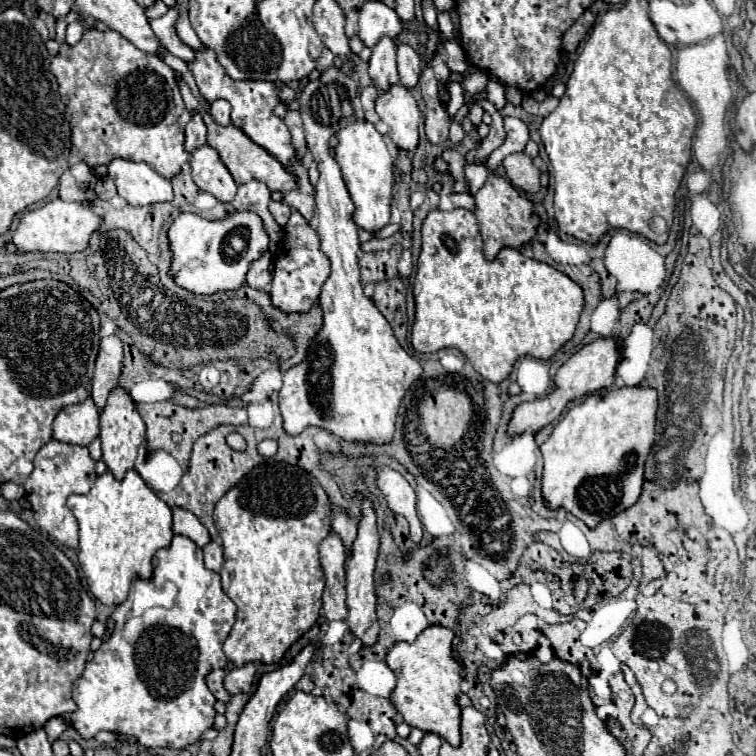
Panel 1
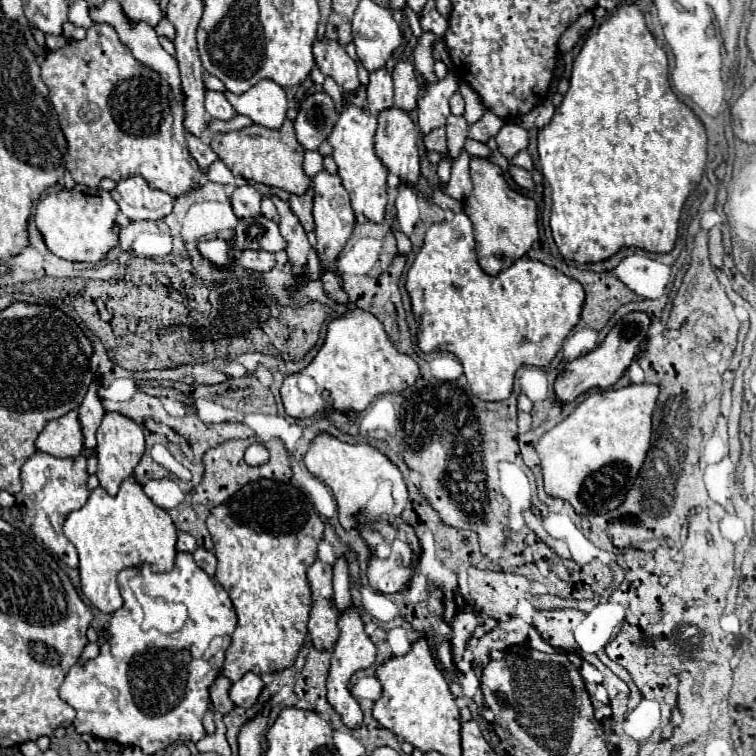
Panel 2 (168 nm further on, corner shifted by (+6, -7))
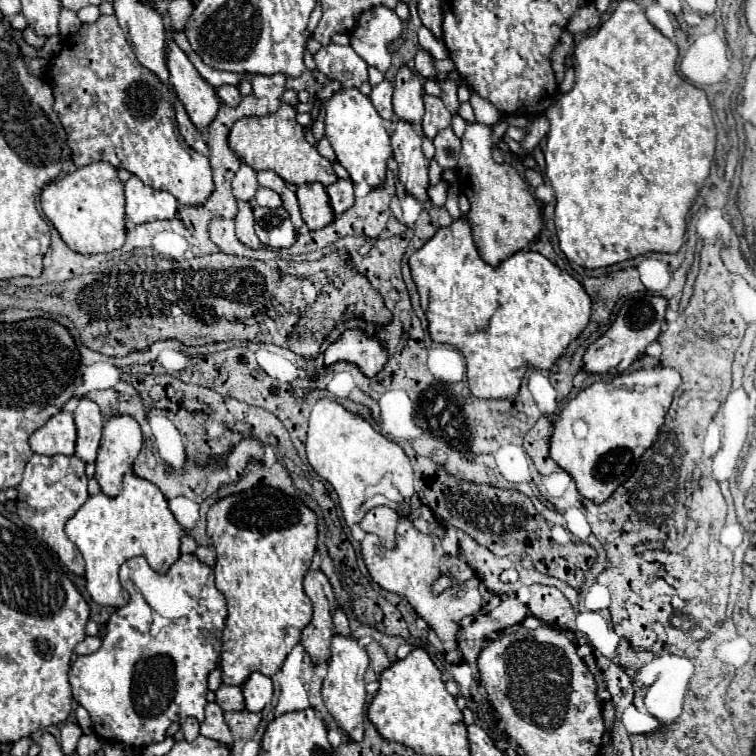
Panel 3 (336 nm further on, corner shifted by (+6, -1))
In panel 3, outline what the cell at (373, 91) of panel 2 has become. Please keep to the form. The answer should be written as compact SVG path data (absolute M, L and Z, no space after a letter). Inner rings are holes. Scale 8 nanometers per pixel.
M383 79L381 83L373 85L371 89L371 103L375 105L377 113L383 119L393 119L393 105L391 105L391 95L393 95L393 83L389 79Z

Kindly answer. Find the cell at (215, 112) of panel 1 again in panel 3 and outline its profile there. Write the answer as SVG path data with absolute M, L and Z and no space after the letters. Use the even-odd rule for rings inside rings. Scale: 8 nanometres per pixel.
M221 85L215 91L217 91L217 97L221 99L221 103L225 103L229 107L237 107L241 103L241 95L235 85Z

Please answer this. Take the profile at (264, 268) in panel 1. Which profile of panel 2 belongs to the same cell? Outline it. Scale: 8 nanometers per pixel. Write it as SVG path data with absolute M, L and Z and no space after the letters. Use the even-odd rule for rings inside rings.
M241 251L239 263L245 269L255 269L255 271L269 271L275 267L273 253L267 251Z

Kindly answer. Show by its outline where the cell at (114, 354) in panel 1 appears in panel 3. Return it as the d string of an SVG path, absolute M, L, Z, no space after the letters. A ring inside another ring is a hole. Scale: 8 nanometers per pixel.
M81 397L77 409L73 411L73 417L77 423L75 455L81 457L85 463L93 463L99 449L103 415L93 401L89 401L87 397Z

